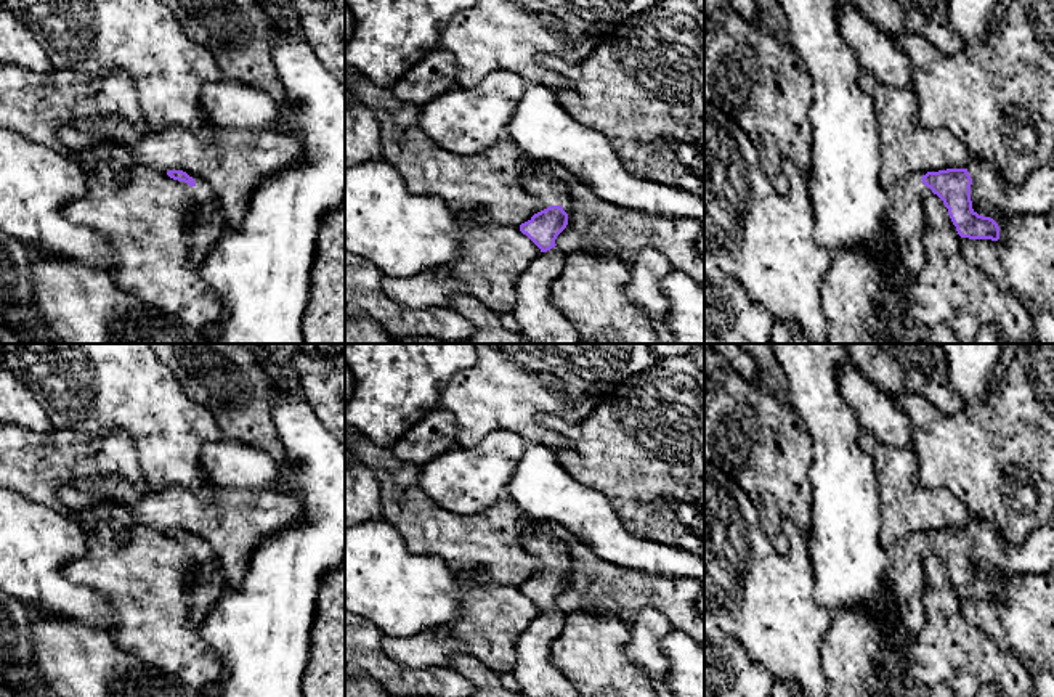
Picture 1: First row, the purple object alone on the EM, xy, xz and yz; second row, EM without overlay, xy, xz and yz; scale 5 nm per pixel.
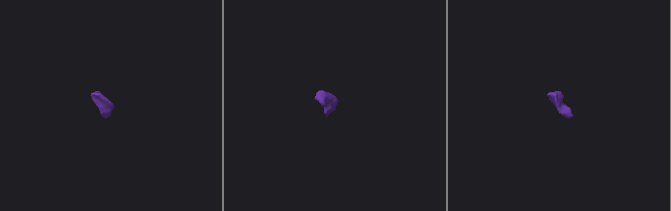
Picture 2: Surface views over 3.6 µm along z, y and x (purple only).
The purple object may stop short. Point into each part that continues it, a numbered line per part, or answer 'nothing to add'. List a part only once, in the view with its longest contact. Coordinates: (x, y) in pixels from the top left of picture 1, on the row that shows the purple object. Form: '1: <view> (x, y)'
1: yz (989, 190)
2: yz (905, 216)

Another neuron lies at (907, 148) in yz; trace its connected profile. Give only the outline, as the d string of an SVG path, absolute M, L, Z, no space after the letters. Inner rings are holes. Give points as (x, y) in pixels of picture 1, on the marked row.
M860 67L858 84L874 103L881 135L881 173L884 190L902 178L947 169L966 169L972 156L967 148L945 130L919 124L919 98L914 90L887 88Z

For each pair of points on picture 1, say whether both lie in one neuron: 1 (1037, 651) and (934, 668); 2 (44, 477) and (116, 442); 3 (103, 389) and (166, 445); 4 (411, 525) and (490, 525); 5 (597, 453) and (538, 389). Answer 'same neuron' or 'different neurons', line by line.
1: different neurons
2: same neuron
3: same neuron
4: same neuron
5: different neurons

